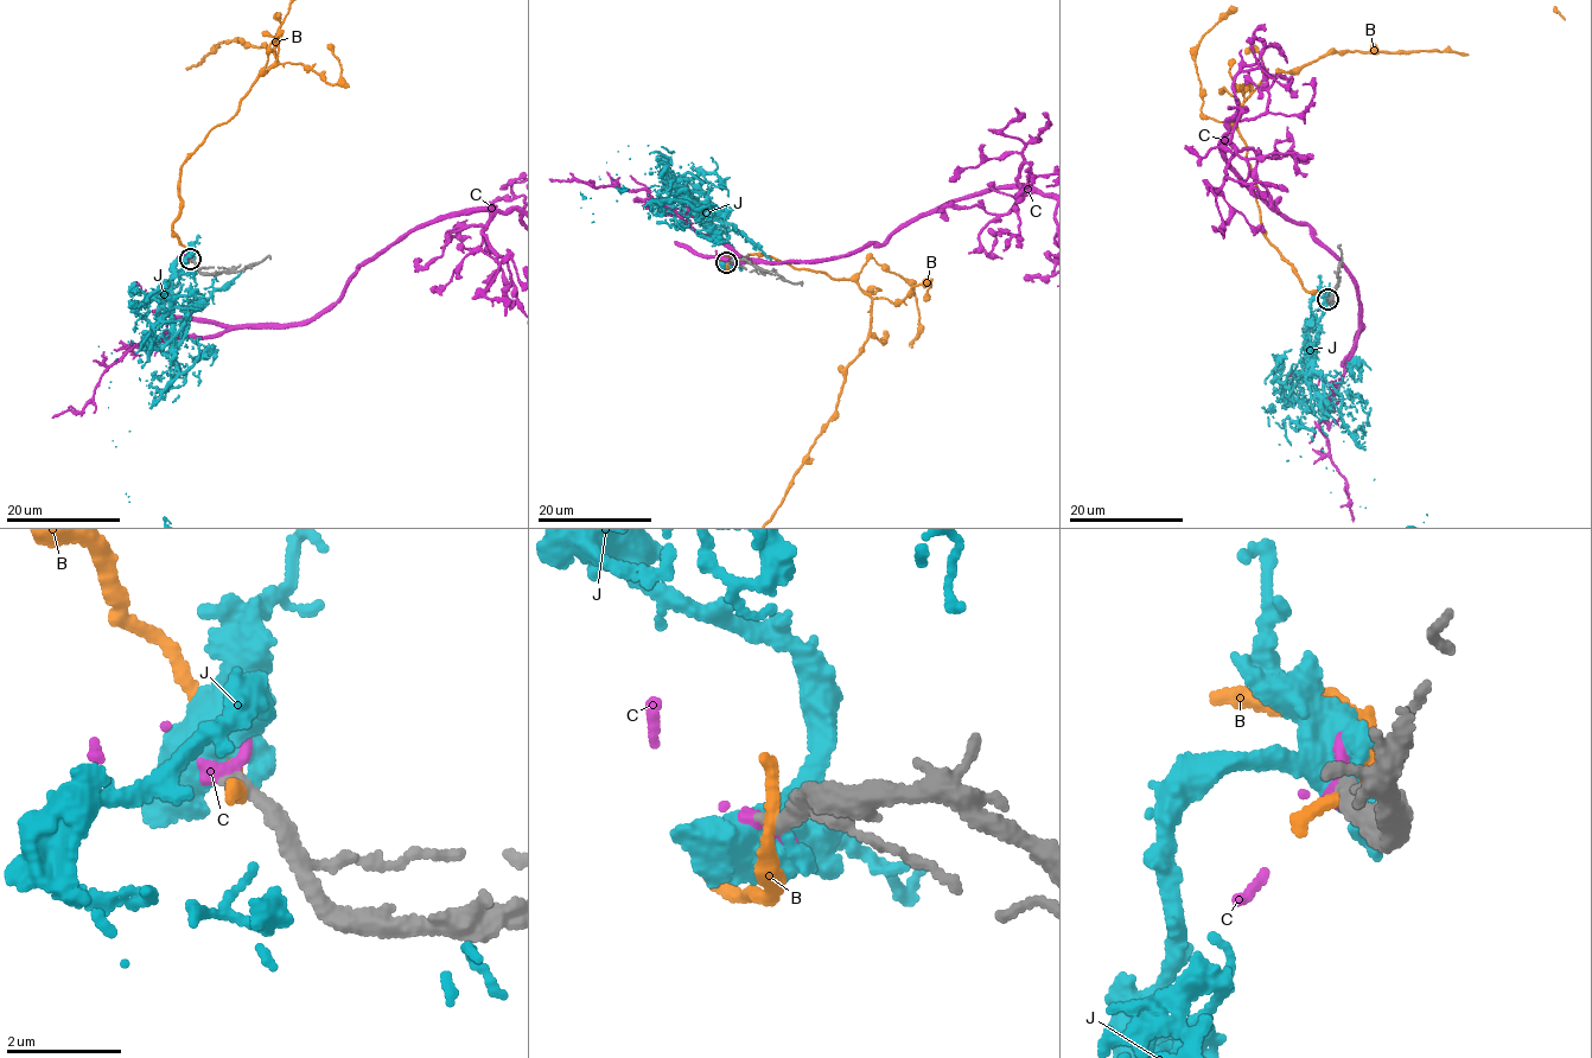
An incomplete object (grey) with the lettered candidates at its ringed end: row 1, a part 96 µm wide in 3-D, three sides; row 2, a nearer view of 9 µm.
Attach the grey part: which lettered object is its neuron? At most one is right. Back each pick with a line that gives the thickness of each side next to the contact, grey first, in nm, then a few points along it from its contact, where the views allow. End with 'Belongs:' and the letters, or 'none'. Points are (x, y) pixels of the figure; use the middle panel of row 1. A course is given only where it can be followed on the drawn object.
C: Thickness 240 nm (grey) against 240 nm
Belongs: C

